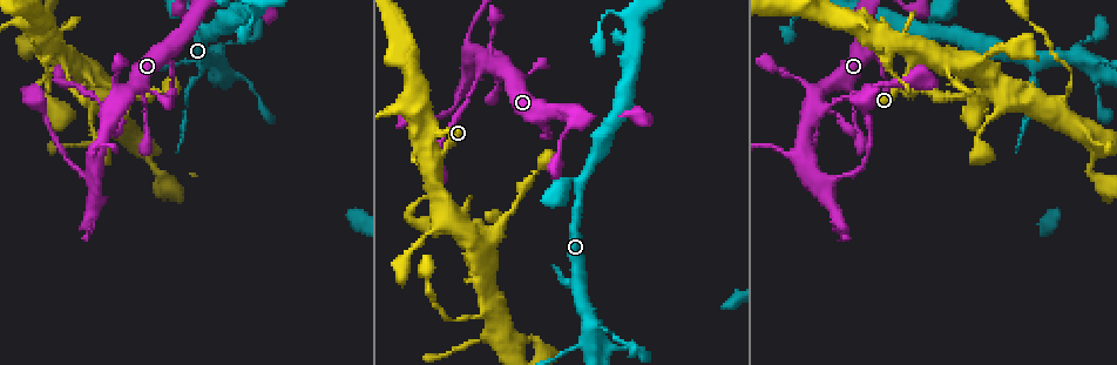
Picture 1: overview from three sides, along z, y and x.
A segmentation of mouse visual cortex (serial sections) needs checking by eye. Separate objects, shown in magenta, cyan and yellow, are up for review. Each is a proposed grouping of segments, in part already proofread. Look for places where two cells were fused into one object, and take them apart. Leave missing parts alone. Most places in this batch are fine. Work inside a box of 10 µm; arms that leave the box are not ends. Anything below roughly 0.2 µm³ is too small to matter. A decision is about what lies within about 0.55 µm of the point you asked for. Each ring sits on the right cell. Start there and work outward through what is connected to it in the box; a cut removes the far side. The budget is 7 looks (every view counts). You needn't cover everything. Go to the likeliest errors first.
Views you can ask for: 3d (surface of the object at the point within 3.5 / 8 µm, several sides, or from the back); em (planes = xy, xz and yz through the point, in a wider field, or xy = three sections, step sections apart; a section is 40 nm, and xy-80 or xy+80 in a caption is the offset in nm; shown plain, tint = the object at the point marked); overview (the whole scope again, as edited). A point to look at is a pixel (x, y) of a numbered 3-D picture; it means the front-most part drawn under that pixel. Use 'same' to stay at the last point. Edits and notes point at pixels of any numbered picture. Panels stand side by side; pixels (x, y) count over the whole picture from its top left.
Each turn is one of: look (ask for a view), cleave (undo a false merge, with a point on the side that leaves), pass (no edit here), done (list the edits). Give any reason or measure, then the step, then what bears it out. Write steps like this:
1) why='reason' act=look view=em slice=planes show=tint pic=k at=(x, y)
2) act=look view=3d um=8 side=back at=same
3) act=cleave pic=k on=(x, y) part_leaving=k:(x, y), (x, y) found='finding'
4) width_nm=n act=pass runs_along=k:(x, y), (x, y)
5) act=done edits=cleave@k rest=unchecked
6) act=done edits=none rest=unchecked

why='thin arm on a thick one' act=look view=3d um=8 pic=1 at=(485, 303)

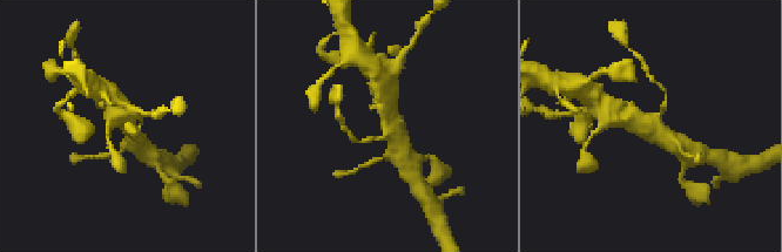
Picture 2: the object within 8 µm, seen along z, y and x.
act=look view=em slice=xy step=1 show=tint at=same

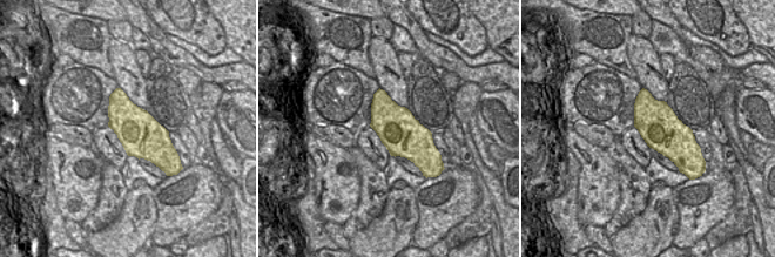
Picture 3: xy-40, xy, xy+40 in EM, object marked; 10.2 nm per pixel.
act=pass runs_along=2:(619, 117), (651, 124), (673, 142) found='continuous, no second cell'

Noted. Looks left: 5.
why='sudden change in width' act=look view=3d um=8 pic=1 at=(815, 108)

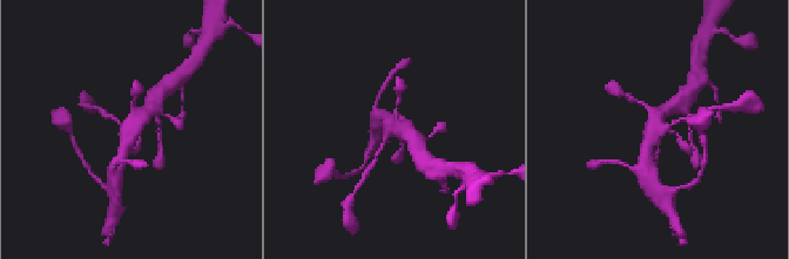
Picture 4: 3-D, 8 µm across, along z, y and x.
why='shape alone is not enough' act=look view=em slice=xy step=2 show=tint at=same

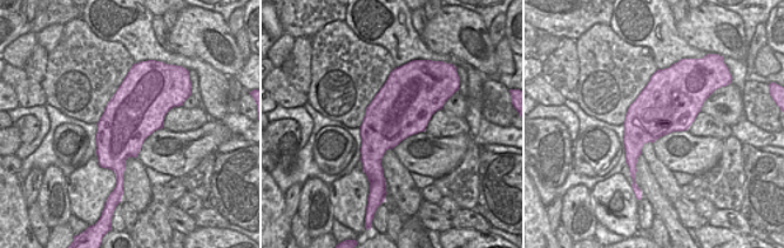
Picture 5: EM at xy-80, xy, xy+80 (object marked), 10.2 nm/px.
width_nm=600 act=pass runs_along=4:(152, 108), (126, 133), (121, 158) found='all the same cell'

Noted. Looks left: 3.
why='sharp bend' act=look view=3d um=3.5 pic=1 at=(91, 185)

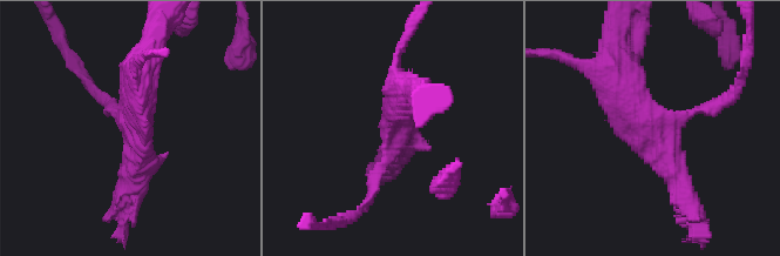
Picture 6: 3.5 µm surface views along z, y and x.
why='need the tissue' act=look view=em slice=planes show=tint pic=6 at=(399, 128)

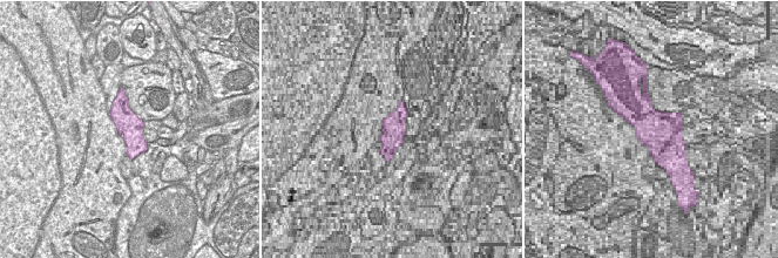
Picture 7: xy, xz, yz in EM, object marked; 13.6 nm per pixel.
act=pass runs_along=6:(615, 65), (648, 129), (717, 108) found='one cell here'

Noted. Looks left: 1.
act=done edits=none rest=unchecked

